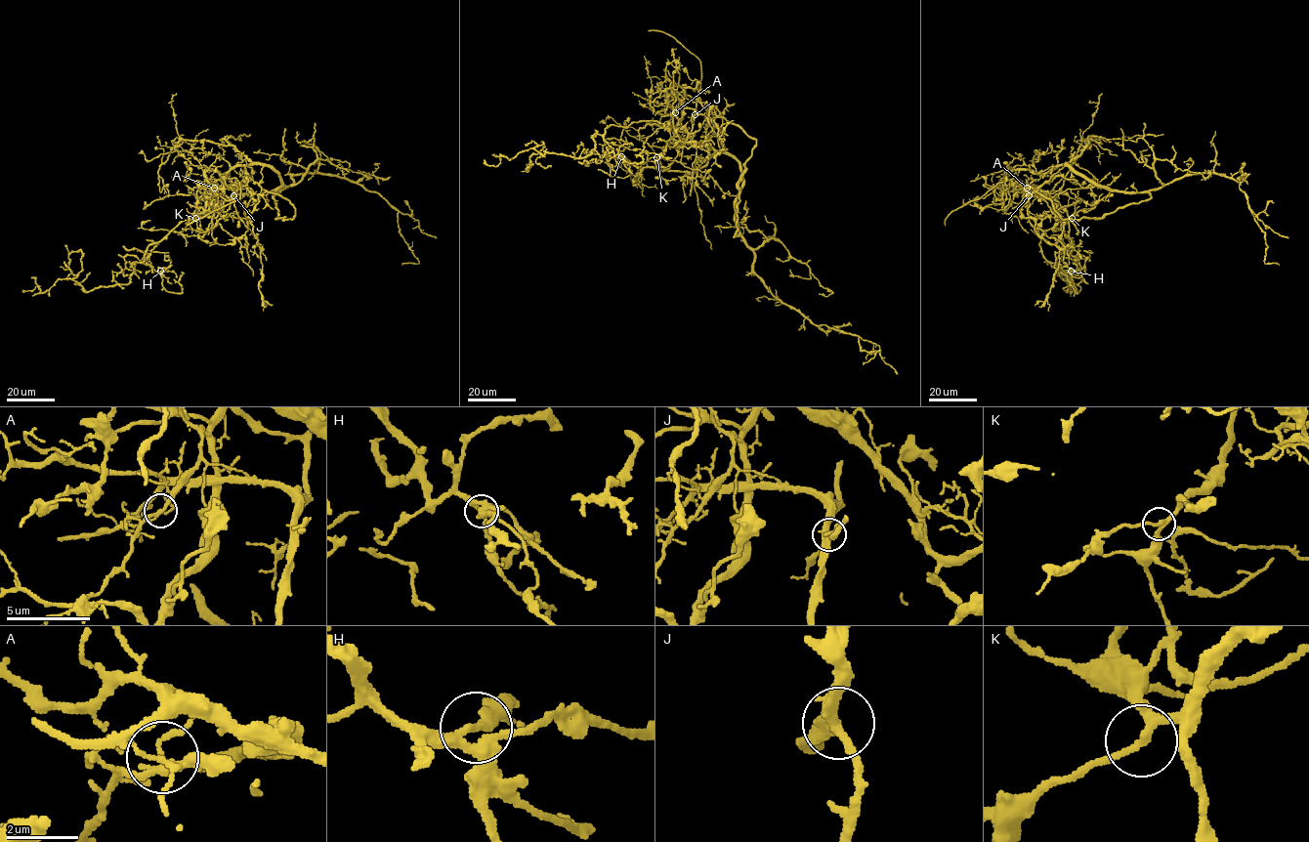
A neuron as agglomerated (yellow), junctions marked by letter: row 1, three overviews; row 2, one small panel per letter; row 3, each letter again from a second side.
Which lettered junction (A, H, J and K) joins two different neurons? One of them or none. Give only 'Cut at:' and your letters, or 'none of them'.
Cut at: A

